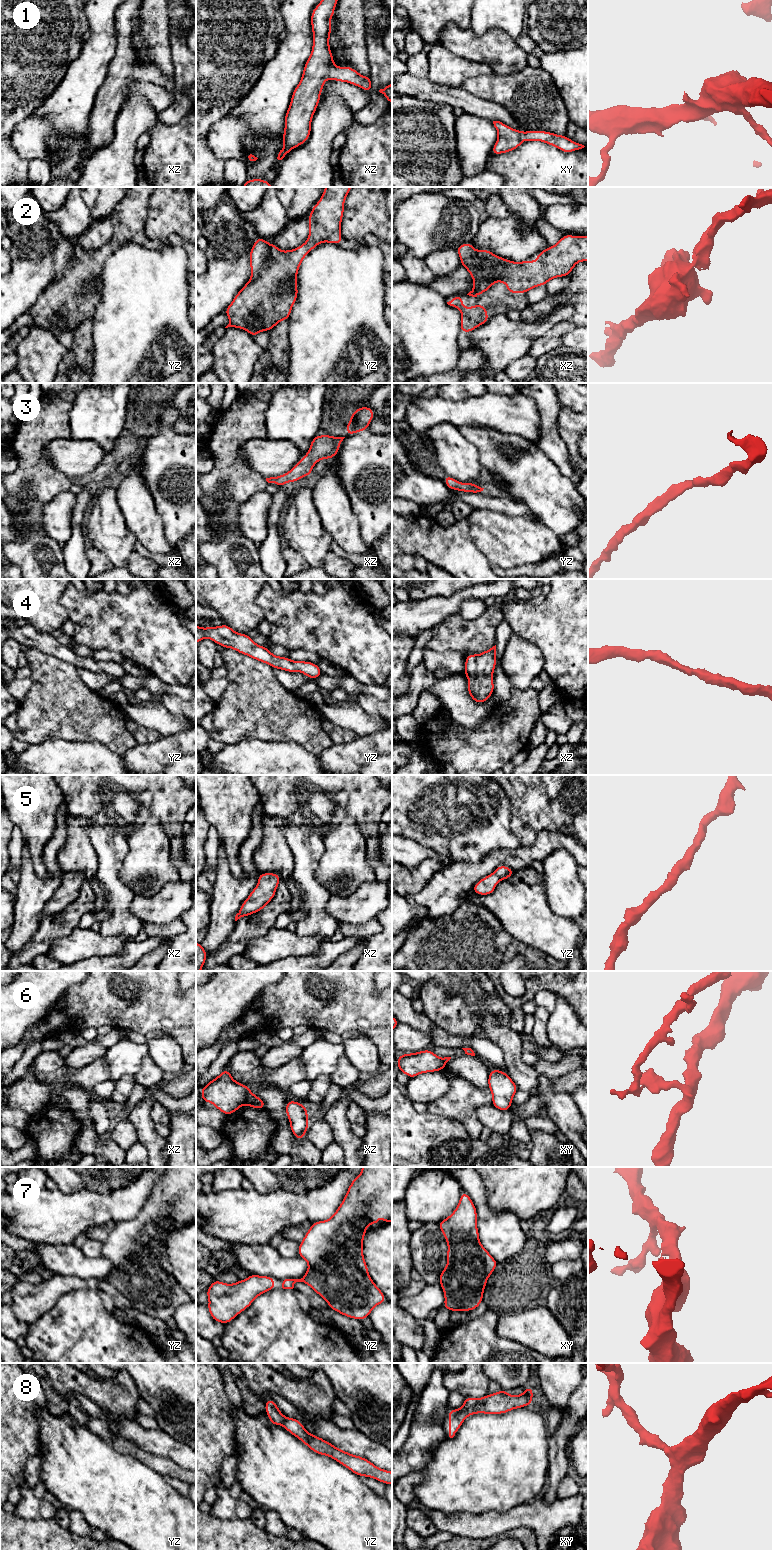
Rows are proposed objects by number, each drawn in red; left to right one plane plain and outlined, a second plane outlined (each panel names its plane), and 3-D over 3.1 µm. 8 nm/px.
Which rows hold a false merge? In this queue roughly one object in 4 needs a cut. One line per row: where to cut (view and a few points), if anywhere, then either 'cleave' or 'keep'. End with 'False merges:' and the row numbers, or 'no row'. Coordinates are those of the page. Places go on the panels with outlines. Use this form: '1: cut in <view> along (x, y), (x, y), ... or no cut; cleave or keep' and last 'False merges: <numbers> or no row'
1: no cut; keep
2: no cut; keep
3: no cut; keep
4: no cut; keep
5: no cut; keep
6: cut in xz along (249, 1090), (243, 1103); cleave
7: no cut; keep
8: no cut; keep
False merges: 6

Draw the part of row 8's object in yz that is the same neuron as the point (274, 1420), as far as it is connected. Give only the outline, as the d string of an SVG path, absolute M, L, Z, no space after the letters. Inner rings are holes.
M270 1398L265 1401L265 1413L269 1416L270 1424L282 1425L313 1452L331 1457L359 1477L366 1476L376 1479L385 1485L392 1484L392 1472L381 1469L364 1457L350 1454L335 1447L328 1441L310 1434L299 1419L284 1416L275 1401Z

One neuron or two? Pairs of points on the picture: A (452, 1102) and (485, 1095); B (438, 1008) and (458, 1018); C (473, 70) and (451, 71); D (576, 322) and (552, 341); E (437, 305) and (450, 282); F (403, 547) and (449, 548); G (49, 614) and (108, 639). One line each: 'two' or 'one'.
A: one
B: one
C: one
D: one
E: two
F: one
G: two

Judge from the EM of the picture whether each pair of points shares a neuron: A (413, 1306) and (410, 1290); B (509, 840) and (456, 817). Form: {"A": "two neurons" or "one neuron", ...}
{"A": "two neurons", "B": "one neuron"}

